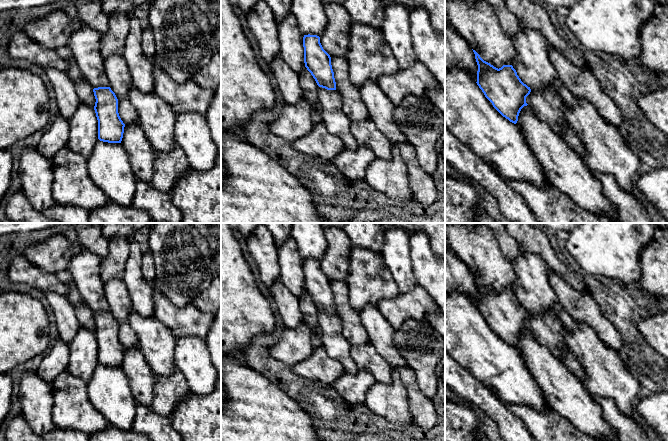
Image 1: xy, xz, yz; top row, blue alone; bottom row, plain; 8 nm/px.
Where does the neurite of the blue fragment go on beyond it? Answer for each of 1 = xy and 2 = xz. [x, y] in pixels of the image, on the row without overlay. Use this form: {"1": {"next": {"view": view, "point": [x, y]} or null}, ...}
{"1": {"next": null}, "2": {"next": null}}

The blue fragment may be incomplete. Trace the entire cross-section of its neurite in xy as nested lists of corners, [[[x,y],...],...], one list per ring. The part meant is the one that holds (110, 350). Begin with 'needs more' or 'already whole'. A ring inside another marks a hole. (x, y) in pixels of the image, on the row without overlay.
already whole | [[[110,311],[93,313],[96,323],[94,334],[98,344],[98,363],[121,367],[125,348],[118,337],[118,323]]]

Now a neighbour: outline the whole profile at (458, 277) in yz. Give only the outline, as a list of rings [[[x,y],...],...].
[[[445,250],[445,295],[464,293],[477,306],[478,289],[469,267],[451,250]]]

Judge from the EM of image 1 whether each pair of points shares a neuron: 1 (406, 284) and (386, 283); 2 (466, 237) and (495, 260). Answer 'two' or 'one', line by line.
1: two
2: one

